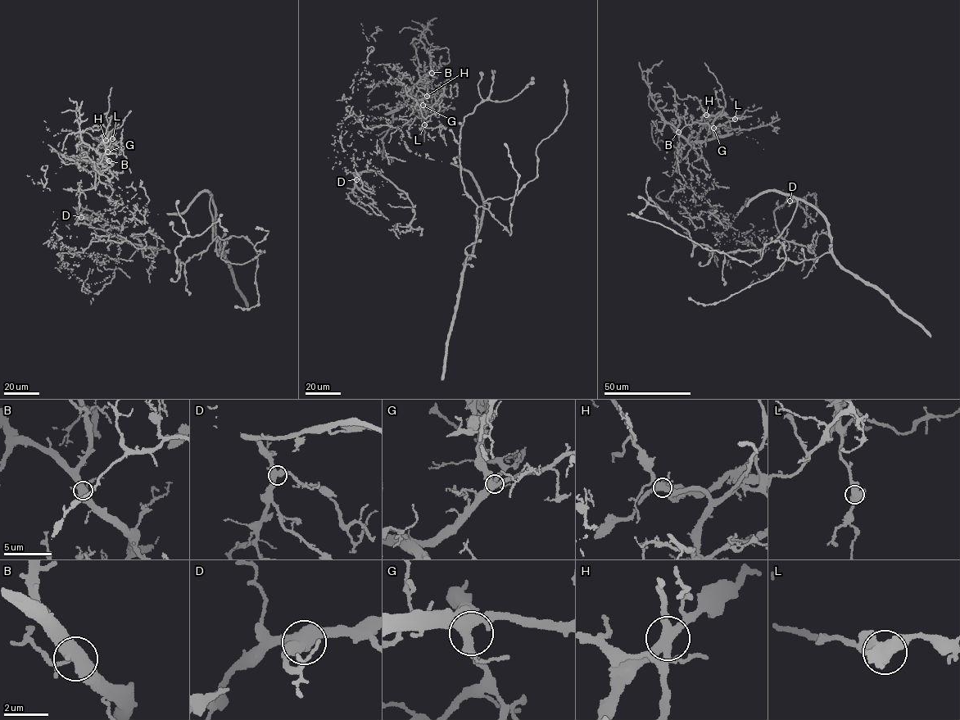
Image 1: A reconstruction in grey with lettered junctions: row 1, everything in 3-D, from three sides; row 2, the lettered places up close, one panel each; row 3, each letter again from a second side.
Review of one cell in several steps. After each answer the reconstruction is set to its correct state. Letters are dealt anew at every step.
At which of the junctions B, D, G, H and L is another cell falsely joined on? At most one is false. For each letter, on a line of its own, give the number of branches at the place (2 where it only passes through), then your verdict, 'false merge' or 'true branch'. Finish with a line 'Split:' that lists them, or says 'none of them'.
B: 5 branches meet; true branch
D: 4 branches meet; true branch
G: 4 branches meet; true branch
H: 5 branches meet; false merge
L: 4 branches meet; true branch
Split: H

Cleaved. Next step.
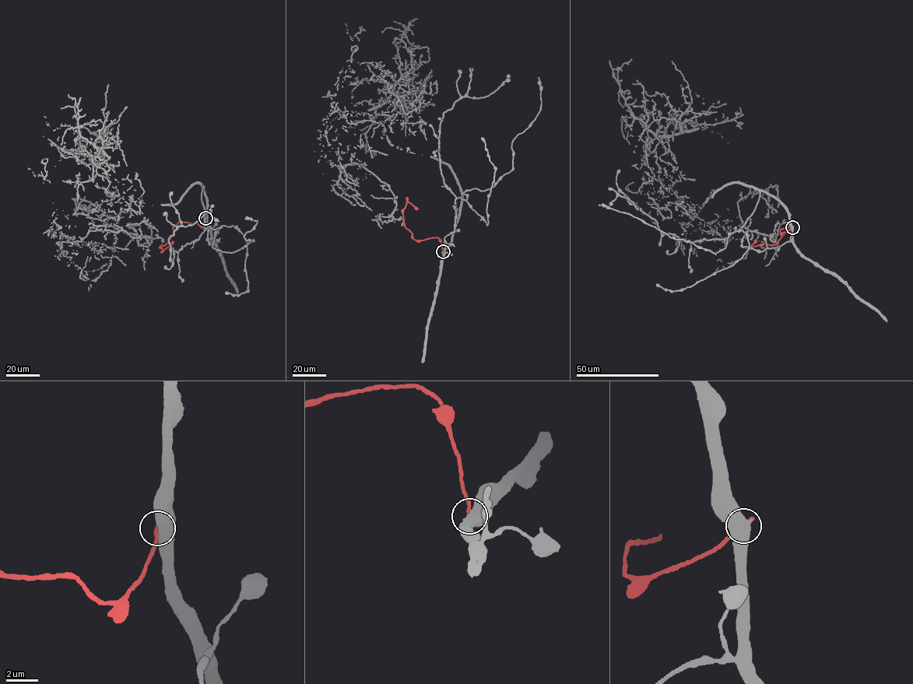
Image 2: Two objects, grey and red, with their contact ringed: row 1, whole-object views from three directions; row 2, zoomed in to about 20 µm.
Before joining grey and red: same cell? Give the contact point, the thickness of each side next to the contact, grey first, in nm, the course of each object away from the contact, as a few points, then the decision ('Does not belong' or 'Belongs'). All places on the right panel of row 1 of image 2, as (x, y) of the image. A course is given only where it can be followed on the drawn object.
Place: (792, 227). Thickness 700 nm (grey) against 280 nm. Course of grey: (792, 227), (777, 200), (733, 183), (682, 222), (720, 215), (765, 249), (737, 204), (775, 185), (777, 207). Course of red: (792, 227), (781, 232), (780, 229), (789, 228), (774, 244), (761, 243), (749, 247), (756, 240). Belongs

